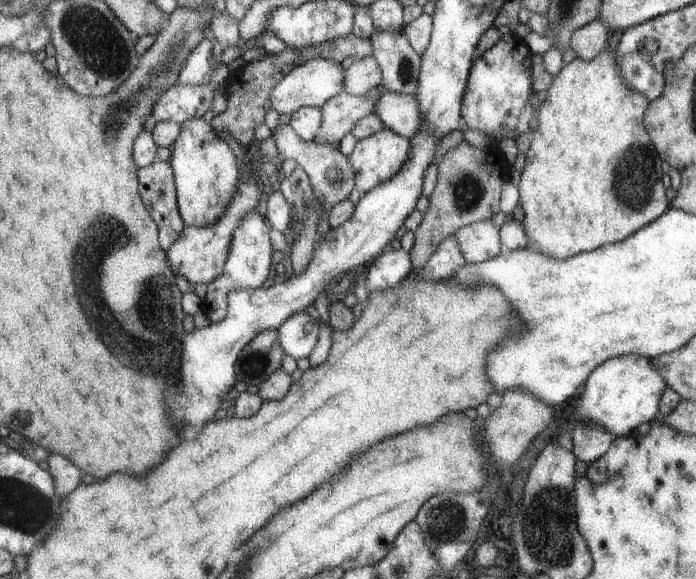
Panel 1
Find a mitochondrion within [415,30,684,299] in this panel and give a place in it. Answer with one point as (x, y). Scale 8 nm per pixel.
(635, 177)

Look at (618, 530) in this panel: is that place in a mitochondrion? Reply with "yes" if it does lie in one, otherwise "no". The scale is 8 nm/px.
no

